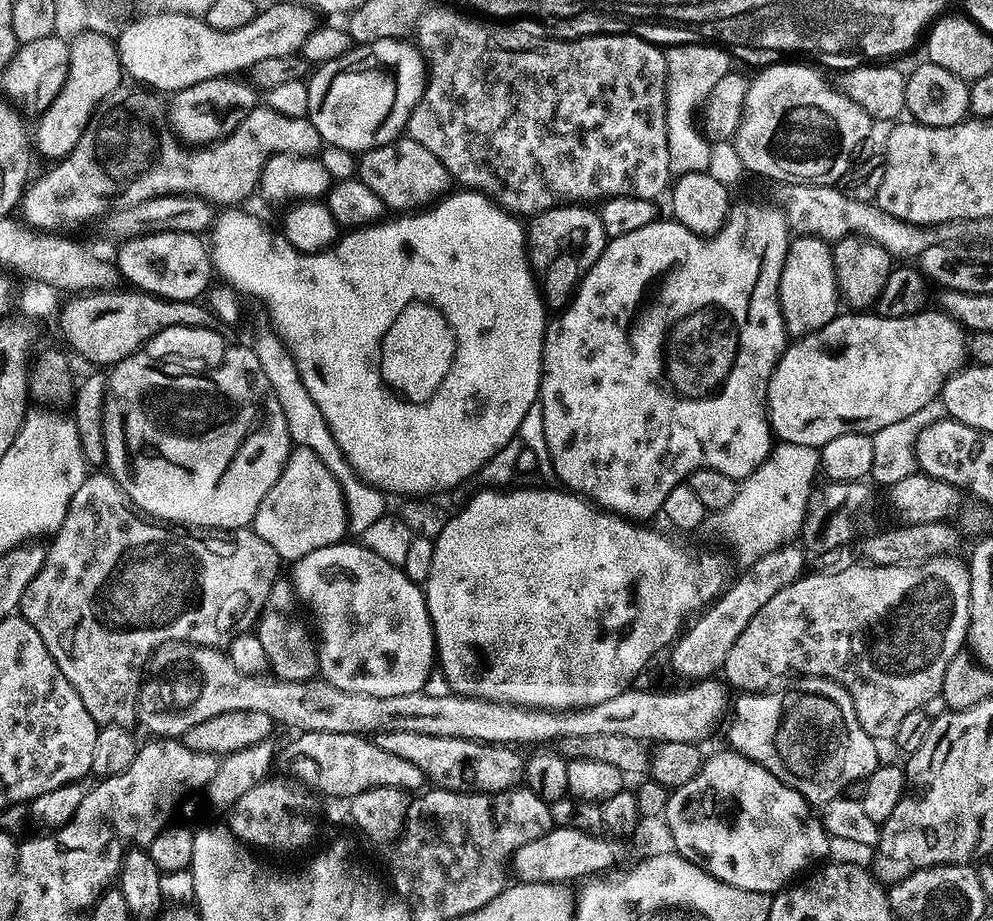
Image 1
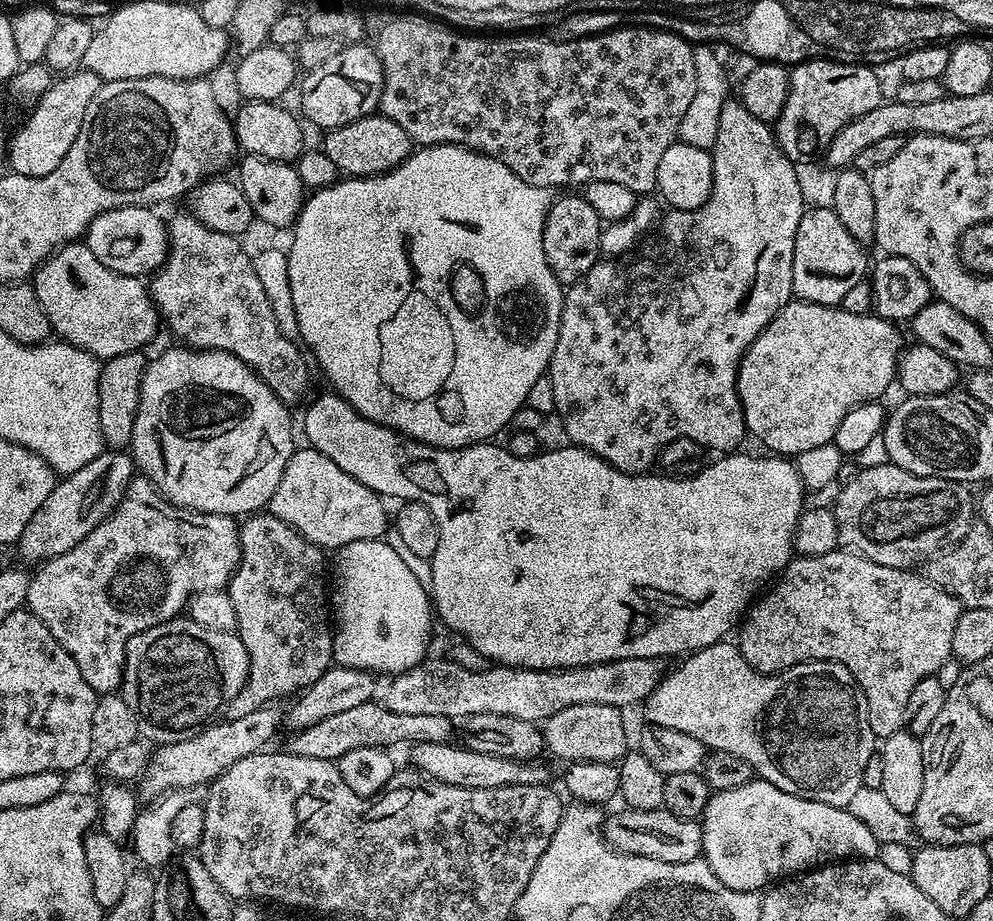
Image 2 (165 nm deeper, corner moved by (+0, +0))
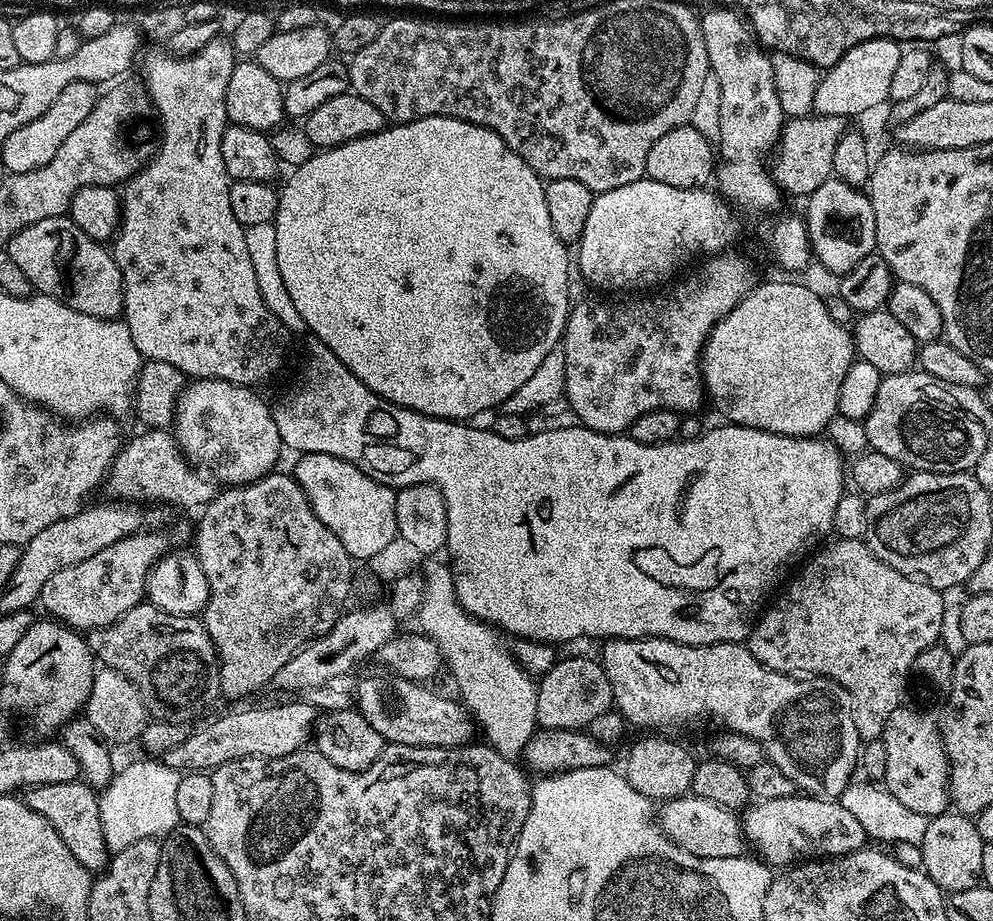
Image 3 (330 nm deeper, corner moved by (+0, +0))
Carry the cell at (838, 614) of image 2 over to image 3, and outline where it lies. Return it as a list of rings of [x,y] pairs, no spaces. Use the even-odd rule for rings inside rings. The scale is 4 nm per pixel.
[[[837,539],[835,543],[836,544],[829,543],[827,546],[821,547],[815,554],[812,554],[817,554],[817,556],[809,555],[806,563],[799,569],[801,572],[798,573],[796,577],[793,575],[791,579],[787,581],[787,584],[789,583],[788,589],[786,589],[780,597],[777,595],[775,599],[759,613],[758,619],[752,625],[752,631],[748,633],[746,647],[752,651],[754,658],[759,664],[775,672],[807,674],[809,676],[829,676],[834,682],[841,684],[852,699],[854,722],[858,726],[858,734],[860,735],[861,741],[879,740],[883,737],[886,720],[890,718],[890,714],[894,714],[896,708],[901,707],[903,700],[900,699],[903,698],[904,687],[908,684],[908,672],[911,673],[913,671],[913,664],[918,654],[921,654],[922,651],[927,648],[933,647],[940,639],[946,600],[940,597],[943,596],[941,589],[925,584],[924,581],[911,576],[903,576],[898,570],[894,570],[889,564],[879,560],[879,558],[871,552],[863,539]]]

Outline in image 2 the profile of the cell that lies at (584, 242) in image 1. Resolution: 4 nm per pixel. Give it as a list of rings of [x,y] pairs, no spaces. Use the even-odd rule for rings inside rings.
[[[583,195],[580,196],[553,199],[547,216],[542,220],[542,250],[546,250],[546,262],[550,262],[550,270],[554,270],[557,280],[564,286],[577,284],[602,256],[602,223],[600,224],[600,216],[596,213],[597,205]]]

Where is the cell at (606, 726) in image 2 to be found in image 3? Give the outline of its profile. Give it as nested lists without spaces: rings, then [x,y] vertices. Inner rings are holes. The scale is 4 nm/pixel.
[[[568,656],[557,659],[556,664],[548,673],[539,677],[536,689],[536,723],[541,729],[571,728],[587,729],[598,714],[609,711],[613,707],[612,687],[610,678],[606,678],[606,670],[599,659],[591,660],[588,656]]]

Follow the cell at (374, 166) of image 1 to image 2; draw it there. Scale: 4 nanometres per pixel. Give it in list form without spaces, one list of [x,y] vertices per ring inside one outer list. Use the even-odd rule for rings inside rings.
[[[383,114],[363,116],[361,120],[355,120],[341,128],[329,128],[323,133],[323,136],[322,151],[330,158],[330,162],[334,162],[337,173],[348,178],[377,176],[383,172],[389,172],[390,169],[398,167],[414,151],[412,139],[406,134],[406,130],[402,130],[402,126],[398,126],[398,122],[394,122]]]

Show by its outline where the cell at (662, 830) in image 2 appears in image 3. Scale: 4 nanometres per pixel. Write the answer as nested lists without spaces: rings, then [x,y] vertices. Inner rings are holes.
[[[691,794],[675,796],[673,800],[663,801],[658,812],[658,823],[676,847],[685,848],[690,854],[702,858],[734,858],[746,852],[746,837],[741,817],[737,813],[726,810],[726,806],[718,806],[718,802],[706,802],[706,798],[698,798]]]

